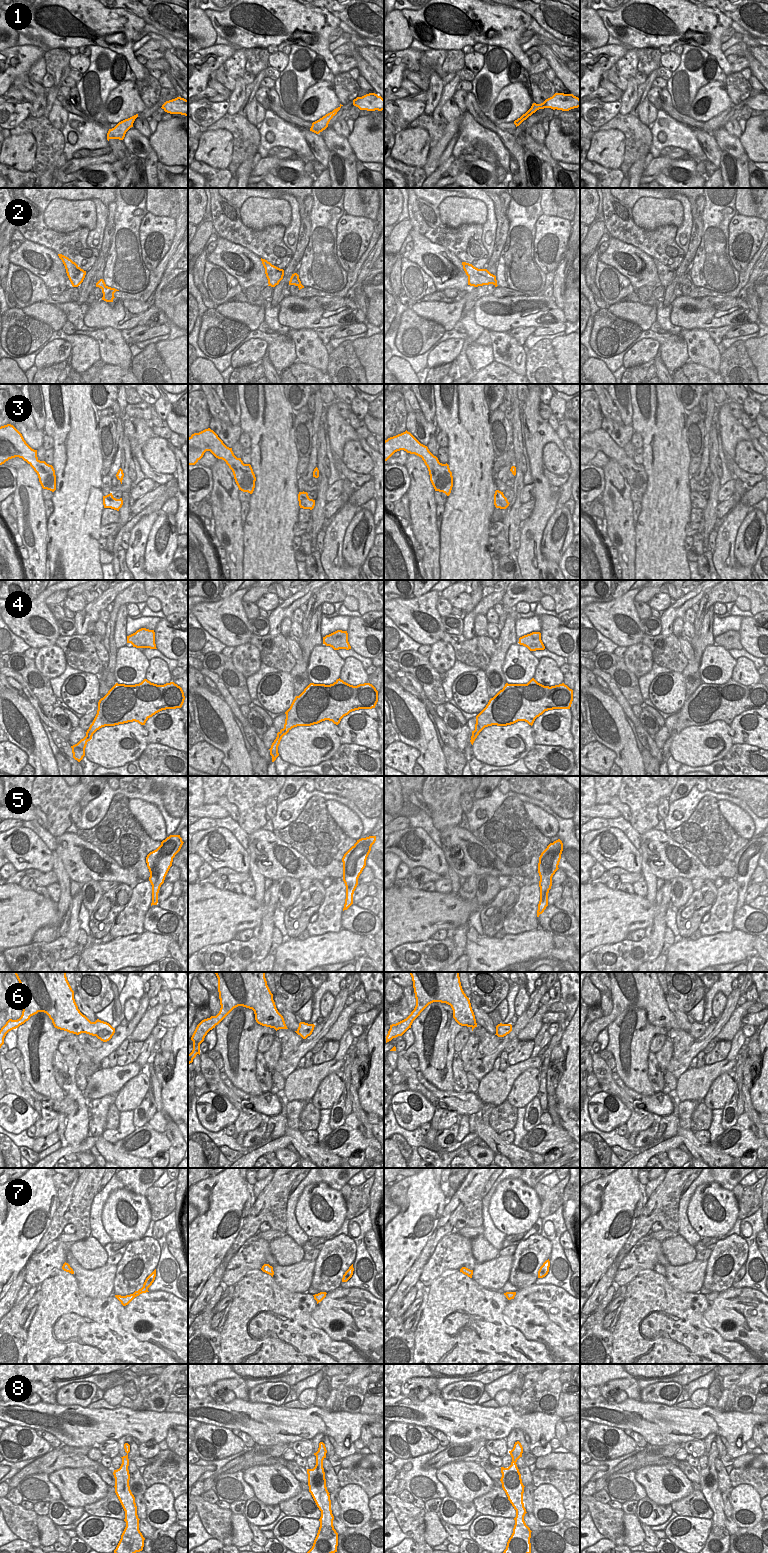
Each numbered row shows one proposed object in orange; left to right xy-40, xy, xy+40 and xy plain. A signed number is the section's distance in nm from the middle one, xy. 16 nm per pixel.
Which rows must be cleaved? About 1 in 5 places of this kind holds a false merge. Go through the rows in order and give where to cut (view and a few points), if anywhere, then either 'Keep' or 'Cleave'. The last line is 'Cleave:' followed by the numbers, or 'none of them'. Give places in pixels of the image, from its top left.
1: No split. Keep
2: No split. Keep
3: No split. Keep
4: No split. Keep
5: No split. Keep
6: No split. Keep
7: No split. Keep
8: No split. Keep
Cleave: none of them.

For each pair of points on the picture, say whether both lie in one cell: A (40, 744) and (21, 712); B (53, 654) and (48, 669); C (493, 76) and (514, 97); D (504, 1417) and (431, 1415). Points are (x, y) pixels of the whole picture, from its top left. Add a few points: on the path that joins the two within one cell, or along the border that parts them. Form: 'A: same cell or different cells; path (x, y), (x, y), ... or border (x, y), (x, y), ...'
A: same cell; path (33, 736), (26, 720)
B: same cell; path (52, 658), (51, 665)
C: different cells; border (511, 83), (507, 84), (500, 91), (491, 106)
D: same cell; path (486, 1417), (449, 1416)

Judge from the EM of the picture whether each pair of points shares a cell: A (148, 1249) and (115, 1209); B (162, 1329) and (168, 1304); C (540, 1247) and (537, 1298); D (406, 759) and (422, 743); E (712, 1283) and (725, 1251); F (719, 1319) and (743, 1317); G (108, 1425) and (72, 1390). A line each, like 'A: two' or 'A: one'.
A: two
B: one
C: two
D: two
E: one
F: one
G: two

